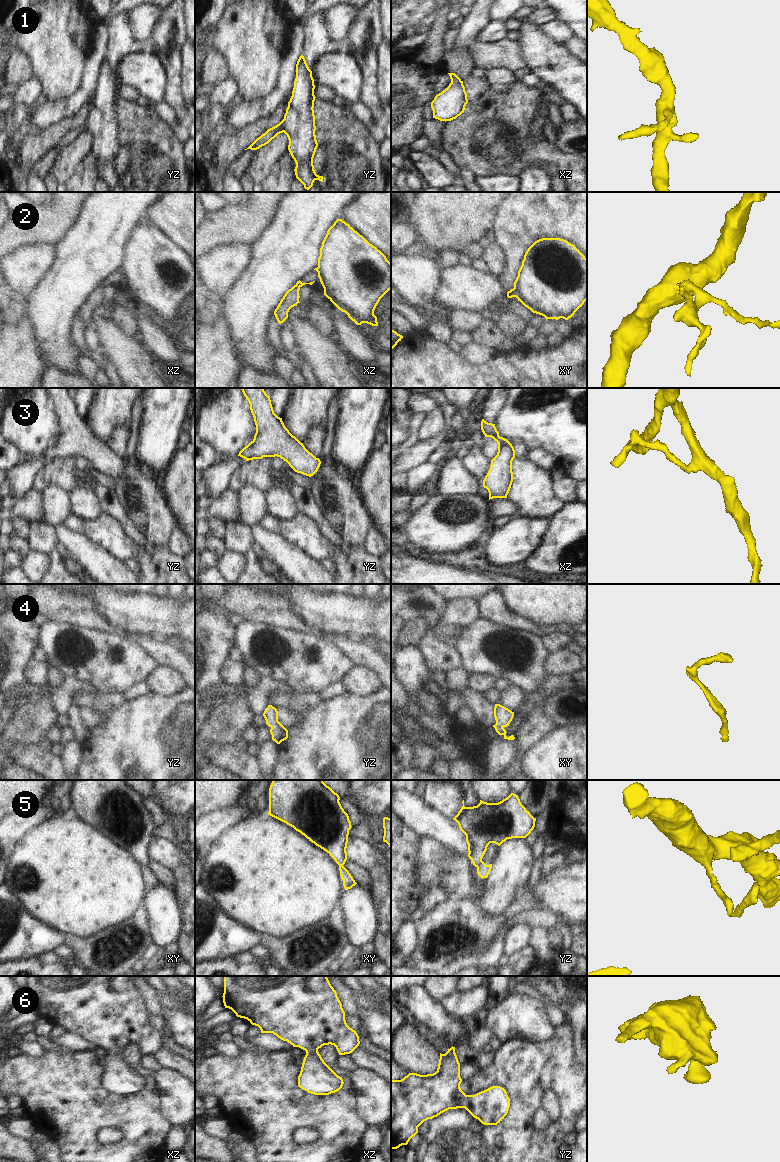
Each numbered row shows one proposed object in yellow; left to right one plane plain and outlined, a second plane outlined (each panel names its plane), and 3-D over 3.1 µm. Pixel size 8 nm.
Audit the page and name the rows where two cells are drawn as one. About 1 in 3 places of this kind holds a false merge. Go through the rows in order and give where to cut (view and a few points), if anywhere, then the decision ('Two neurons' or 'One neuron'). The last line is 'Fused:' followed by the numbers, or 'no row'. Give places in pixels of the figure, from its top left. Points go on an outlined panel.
1: No split. One neuron
2: Split along xy (515, 280), (515, 289), (512, 296). Two neurons
3: No split. One neuron
4: No split. One neuron
5: Split along yz (482, 861), (477, 867). Two neurons
6: No split. One neuron
Fused: 2, 5

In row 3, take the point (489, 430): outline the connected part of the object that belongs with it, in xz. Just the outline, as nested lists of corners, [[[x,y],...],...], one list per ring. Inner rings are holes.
[[[482,419],[481,430],[485,437],[491,437],[498,443],[497,455],[491,460],[490,469],[483,480],[483,487],[489,492],[489,500],[507,498],[513,482],[514,447],[507,439],[499,436],[495,424]]]

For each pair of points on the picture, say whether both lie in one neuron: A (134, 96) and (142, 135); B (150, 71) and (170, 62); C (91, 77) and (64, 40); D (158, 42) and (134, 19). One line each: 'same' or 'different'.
A: different
B: different
C: different
D: different

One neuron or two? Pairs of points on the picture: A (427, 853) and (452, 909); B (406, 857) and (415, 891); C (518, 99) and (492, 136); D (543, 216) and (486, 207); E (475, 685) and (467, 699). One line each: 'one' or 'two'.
A: two
B: one
C: one
D: two
E: two

